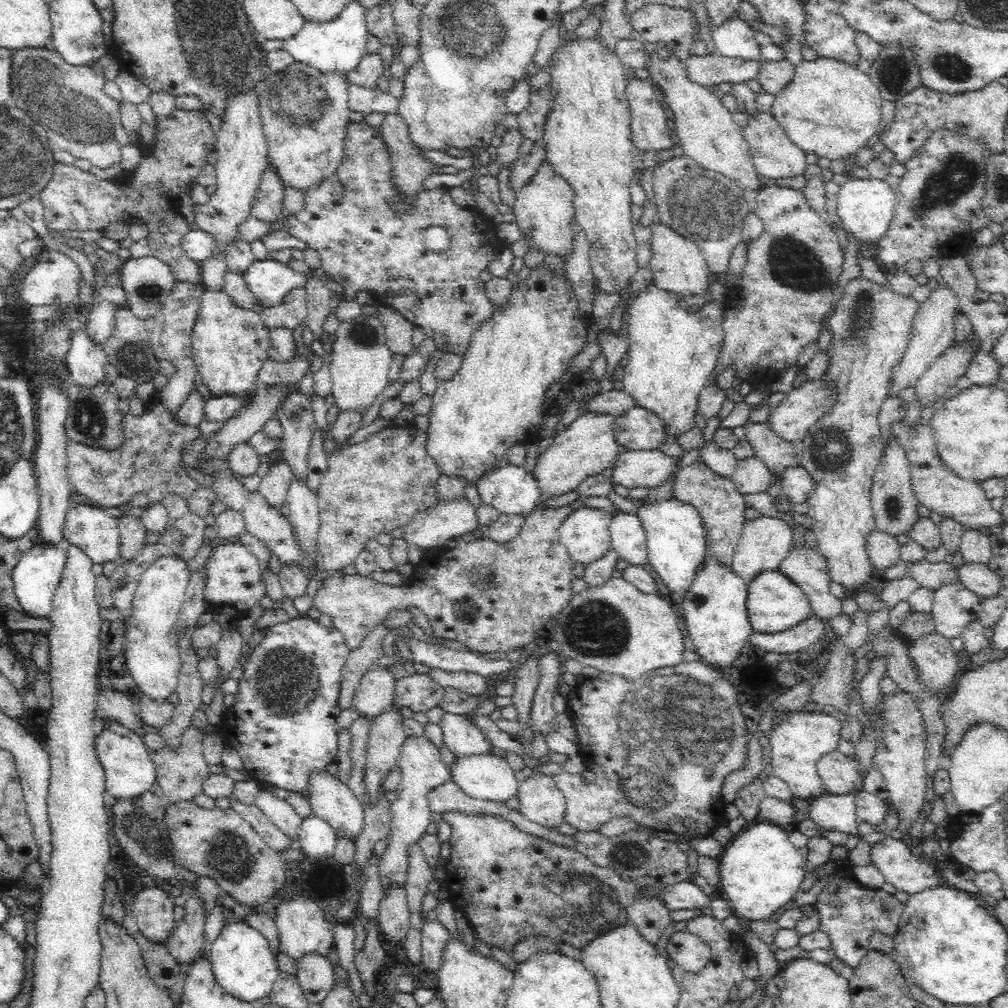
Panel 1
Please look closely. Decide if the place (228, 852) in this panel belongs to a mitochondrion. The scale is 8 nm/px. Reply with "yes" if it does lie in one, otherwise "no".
yes

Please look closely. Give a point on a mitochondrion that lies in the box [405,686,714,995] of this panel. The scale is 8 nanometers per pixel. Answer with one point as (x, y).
(593, 903)

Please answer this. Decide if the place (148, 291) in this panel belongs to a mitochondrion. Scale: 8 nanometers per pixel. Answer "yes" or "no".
yes

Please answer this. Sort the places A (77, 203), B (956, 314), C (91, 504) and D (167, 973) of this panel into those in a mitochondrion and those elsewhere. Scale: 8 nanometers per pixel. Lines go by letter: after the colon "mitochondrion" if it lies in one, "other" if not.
A: other
B: other
C: other
D: other

